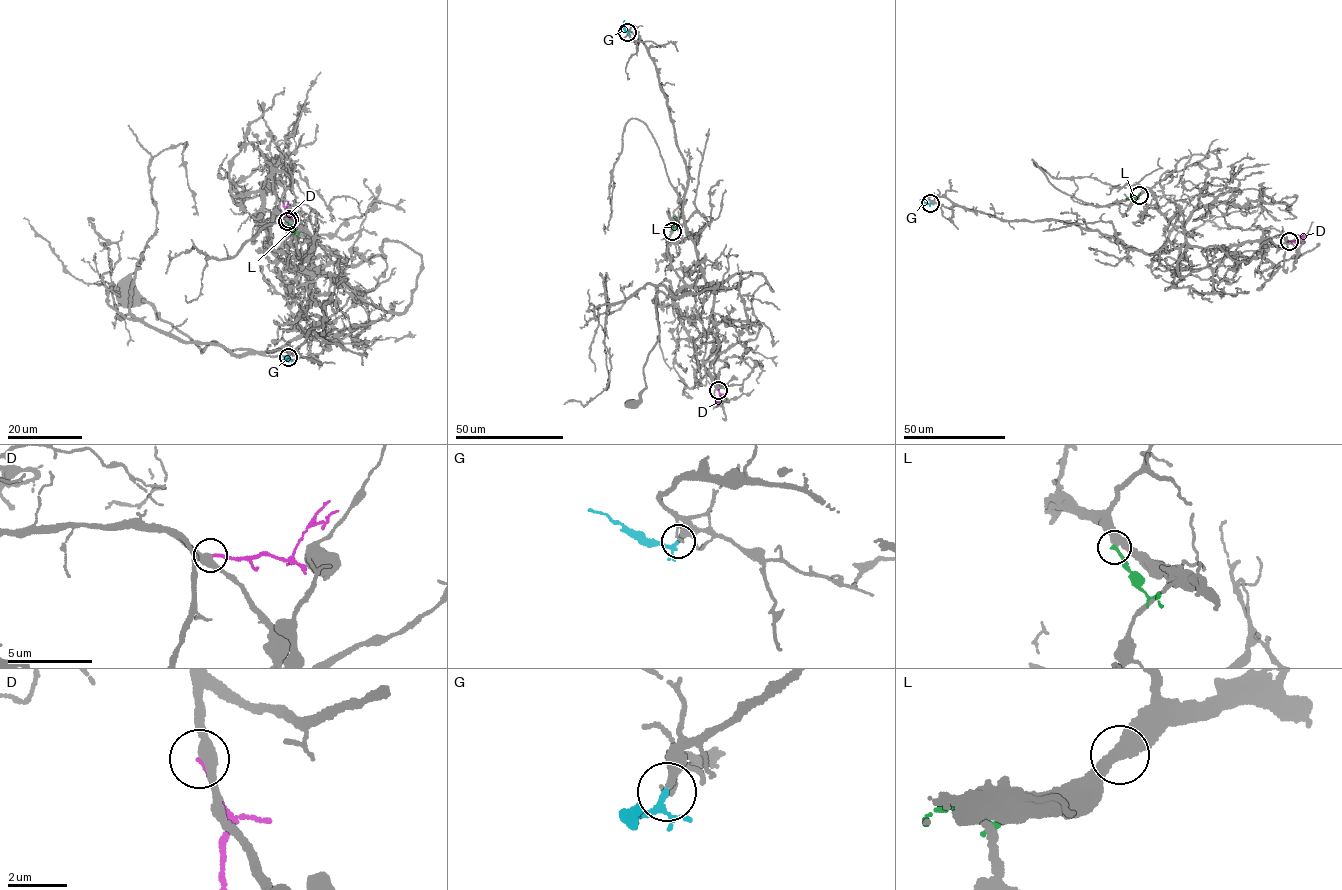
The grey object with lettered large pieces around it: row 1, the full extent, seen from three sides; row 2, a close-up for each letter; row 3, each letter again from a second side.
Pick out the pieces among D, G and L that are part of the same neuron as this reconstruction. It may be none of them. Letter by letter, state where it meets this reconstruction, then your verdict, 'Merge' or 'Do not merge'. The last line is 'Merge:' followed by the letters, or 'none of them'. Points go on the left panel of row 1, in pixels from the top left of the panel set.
D: Touches grey at (289, 219). Do not merge
G: Touches grey at (288, 357). Merge
L: Touches grey at (287, 221). Do not merge
Merge: G

